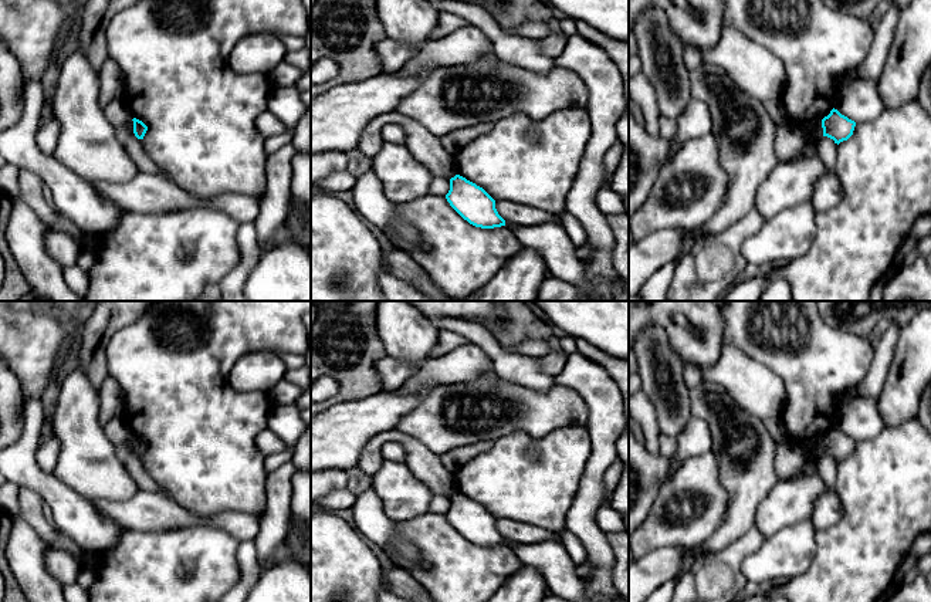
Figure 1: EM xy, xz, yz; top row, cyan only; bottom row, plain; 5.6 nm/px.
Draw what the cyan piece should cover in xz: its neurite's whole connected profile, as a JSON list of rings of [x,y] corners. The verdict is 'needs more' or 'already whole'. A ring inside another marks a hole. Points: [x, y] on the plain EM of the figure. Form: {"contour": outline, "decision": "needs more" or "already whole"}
{"contour": [[[460,493],[450,497],[450,508],[446,517],[464,538],[475,545],[505,544],[505,538],[495,527],[495,518],[483,505]]], "decision": "already whole"}

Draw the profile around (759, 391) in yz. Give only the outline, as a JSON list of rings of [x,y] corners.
[[[722,346],[704,379],[721,385],[742,409],[761,420],[782,415],[786,400],[782,378],[737,346]]]

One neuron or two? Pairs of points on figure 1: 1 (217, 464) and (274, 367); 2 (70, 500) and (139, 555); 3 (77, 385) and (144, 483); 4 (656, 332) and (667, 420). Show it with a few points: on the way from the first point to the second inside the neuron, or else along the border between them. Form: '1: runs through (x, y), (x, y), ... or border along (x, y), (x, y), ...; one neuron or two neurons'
1: border along (229, 376), (229, 384), (237, 391), (267, 393); two neurons
2: border along (125, 530), (114, 548), (94, 555); two neurons
3: border along (102, 428), (119, 457); two neurons
4: runs through (656, 354), (656, 364), (662, 372), (669, 399); one neuron

